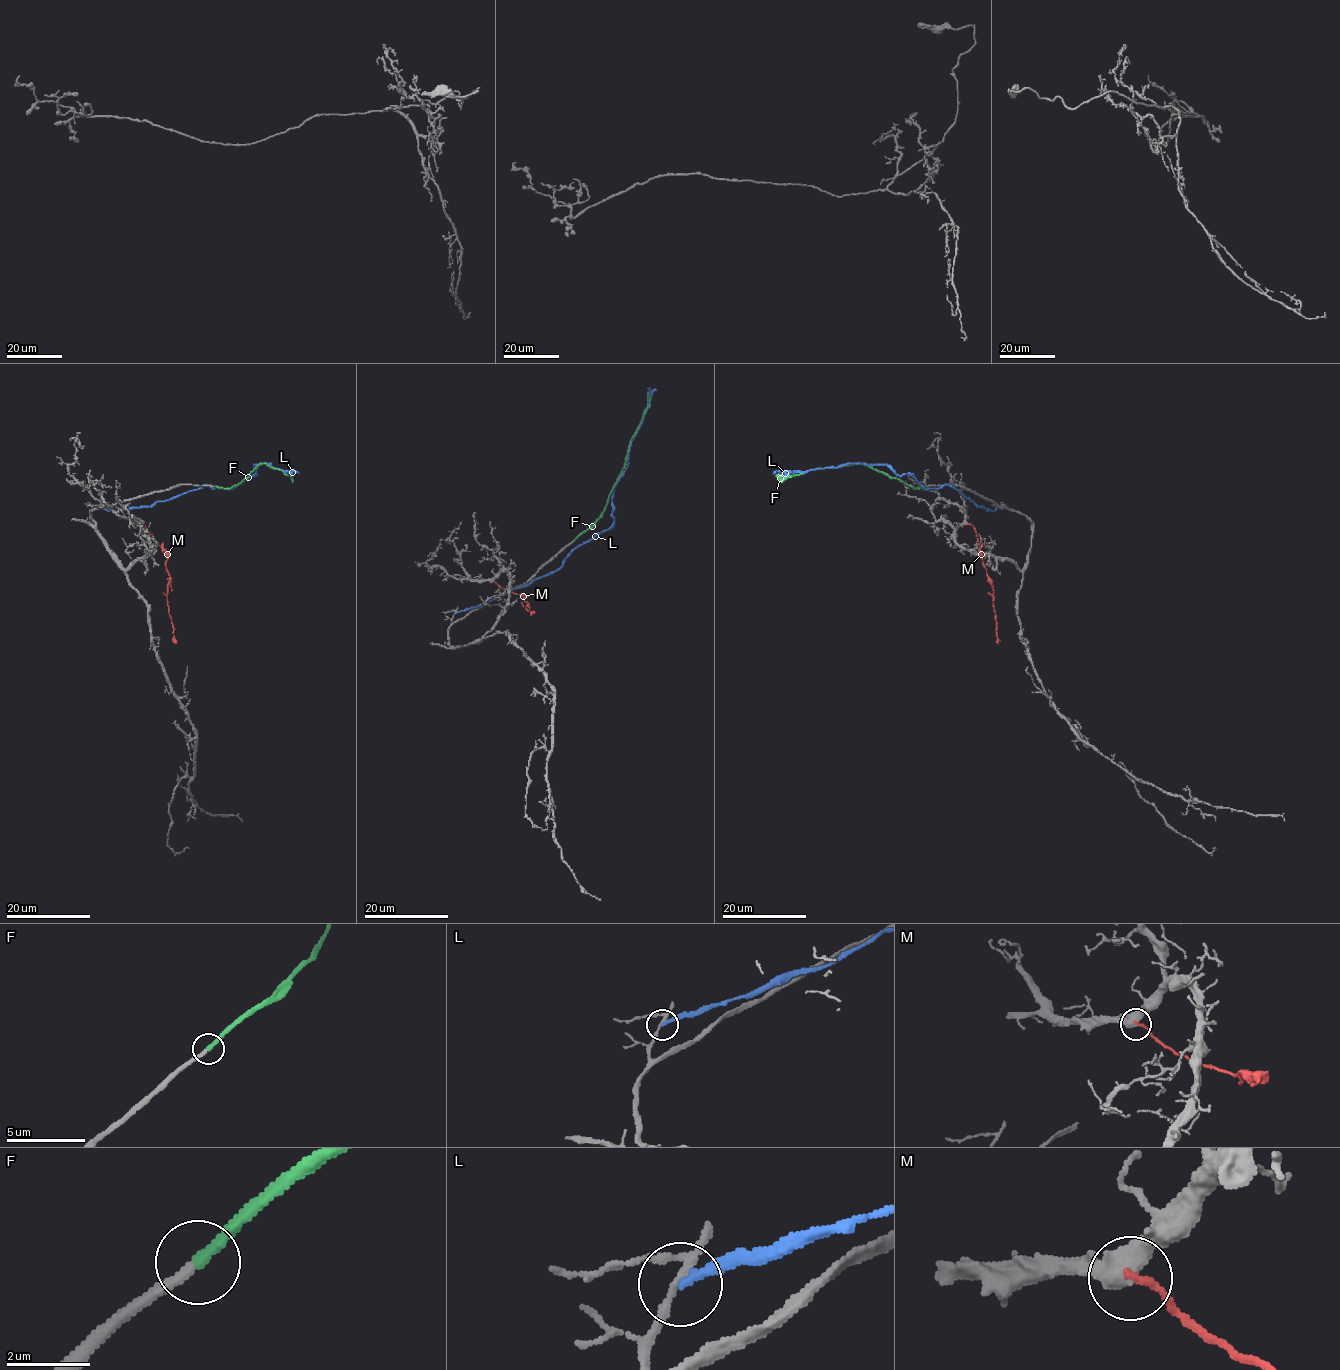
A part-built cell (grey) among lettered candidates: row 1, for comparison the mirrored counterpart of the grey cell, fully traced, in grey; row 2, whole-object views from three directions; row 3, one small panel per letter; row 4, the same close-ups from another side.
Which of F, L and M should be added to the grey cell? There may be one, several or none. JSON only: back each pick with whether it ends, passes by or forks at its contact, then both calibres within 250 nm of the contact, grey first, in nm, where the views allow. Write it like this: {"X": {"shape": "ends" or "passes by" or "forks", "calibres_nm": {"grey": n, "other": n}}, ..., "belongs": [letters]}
{"F": {"shape": "ends", "calibres_nm": {"grey": 280, "other": 280}}, "belongs": ["F"]}

